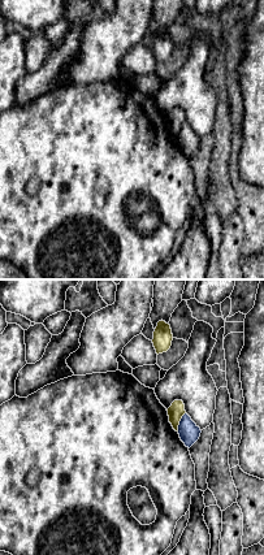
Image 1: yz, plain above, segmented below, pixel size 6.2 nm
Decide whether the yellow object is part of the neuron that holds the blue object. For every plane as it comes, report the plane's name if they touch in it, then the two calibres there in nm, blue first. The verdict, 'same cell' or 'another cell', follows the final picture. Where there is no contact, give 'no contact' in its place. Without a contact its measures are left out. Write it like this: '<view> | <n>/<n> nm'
yz | 130/100 nm

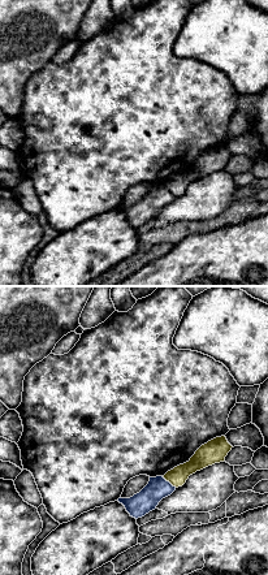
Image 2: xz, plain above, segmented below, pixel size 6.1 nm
xz | 140/120 nm

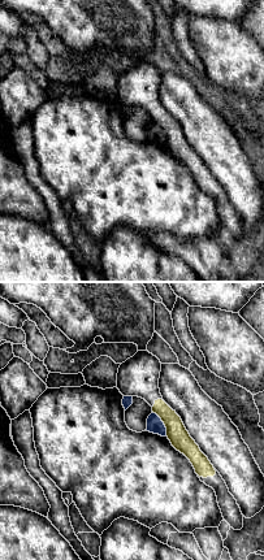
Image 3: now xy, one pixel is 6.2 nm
xy | 100/130 nm

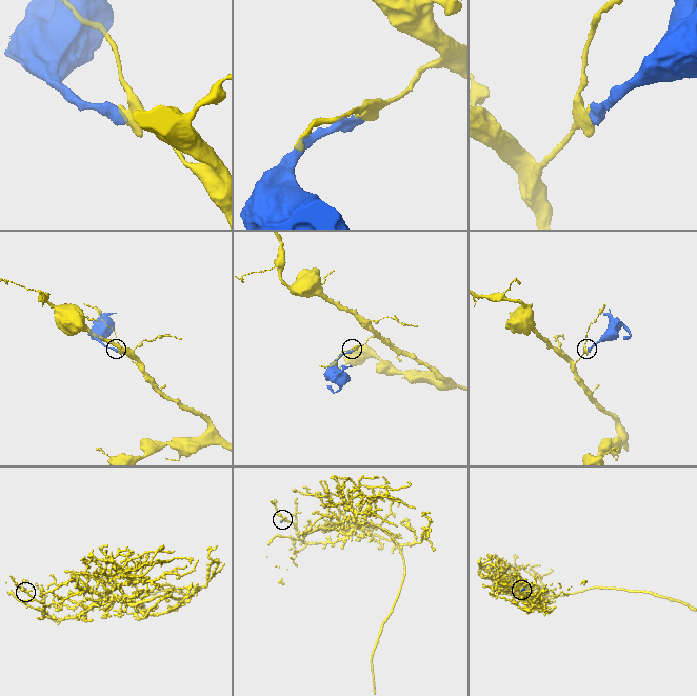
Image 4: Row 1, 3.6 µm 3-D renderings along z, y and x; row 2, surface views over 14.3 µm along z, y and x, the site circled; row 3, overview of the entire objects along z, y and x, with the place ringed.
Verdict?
another cell

